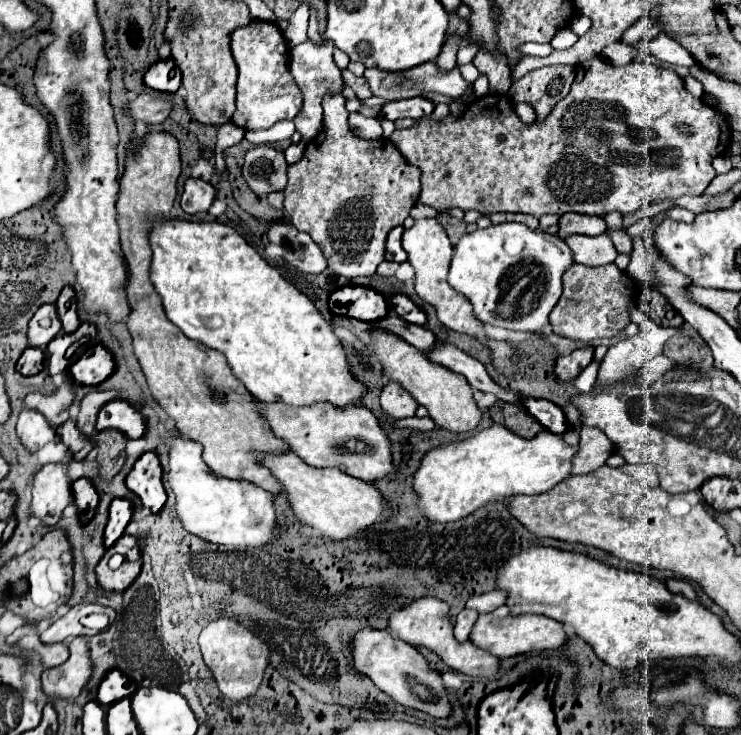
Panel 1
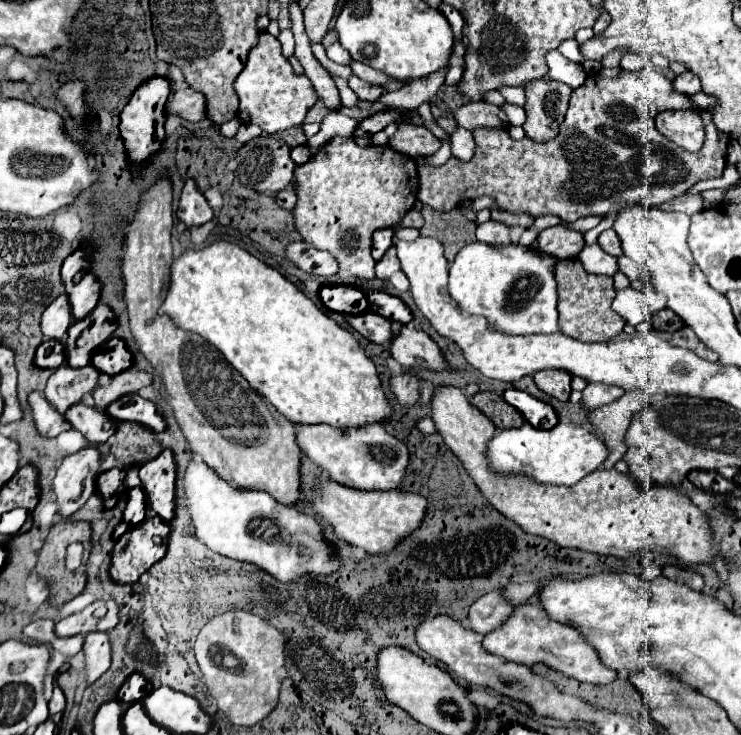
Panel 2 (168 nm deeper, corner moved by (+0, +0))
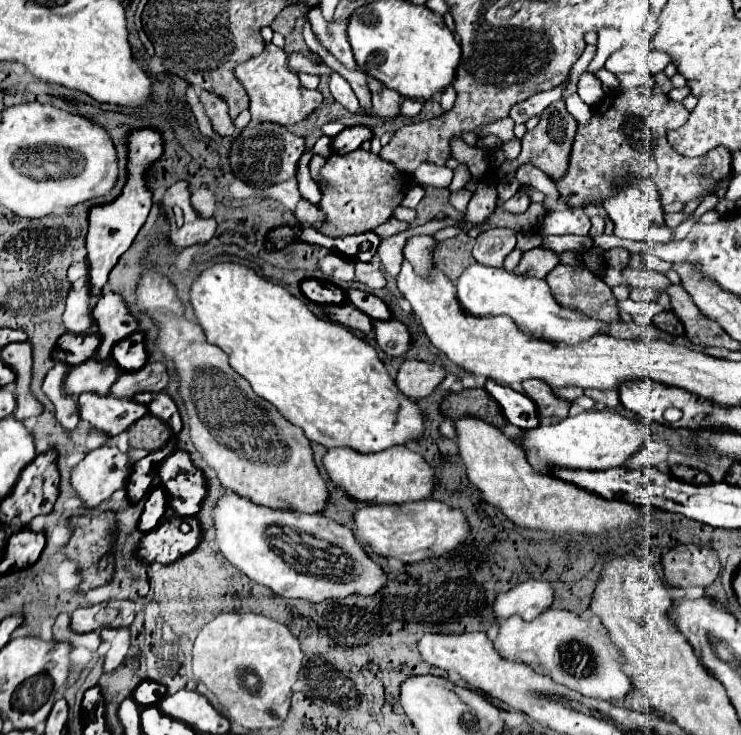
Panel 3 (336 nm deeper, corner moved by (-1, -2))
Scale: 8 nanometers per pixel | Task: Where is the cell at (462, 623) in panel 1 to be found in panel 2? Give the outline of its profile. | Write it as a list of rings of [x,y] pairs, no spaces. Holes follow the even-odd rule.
[[[504,588],[492,590],[470,606],[468,624],[478,634],[488,634],[494,628],[500,628],[508,616],[514,614],[514,604],[504,598]]]

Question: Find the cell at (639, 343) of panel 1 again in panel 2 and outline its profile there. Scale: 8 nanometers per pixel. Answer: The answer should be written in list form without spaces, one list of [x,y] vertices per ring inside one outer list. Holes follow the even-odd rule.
[[[588,384],[584,390],[582,390],[582,402],[588,406],[588,408],[600,408],[600,406],[606,406],[614,400],[618,400],[622,396],[622,388],[616,388],[616,386],[606,386],[606,384]]]

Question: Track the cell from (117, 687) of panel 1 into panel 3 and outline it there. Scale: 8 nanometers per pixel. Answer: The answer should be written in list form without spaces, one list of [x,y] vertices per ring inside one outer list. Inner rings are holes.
[[[143,680],[135,690],[133,690],[133,700],[141,706],[151,706],[157,704],[163,696],[167,694],[167,688],[163,684],[151,682],[151,680]]]

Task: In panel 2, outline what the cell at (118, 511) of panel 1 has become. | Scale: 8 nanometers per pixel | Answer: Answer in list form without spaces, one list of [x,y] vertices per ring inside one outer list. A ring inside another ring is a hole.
[[[128,488],[126,496],[128,496],[128,508],[124,512],[124,518],[118,526],[118,530],[114,532],[114,538],[124,534],[126,530],[130,530],[130,526],[138,526],[146,518],[148,504],[146,504],[146,494],[142,492],[142,488]]]

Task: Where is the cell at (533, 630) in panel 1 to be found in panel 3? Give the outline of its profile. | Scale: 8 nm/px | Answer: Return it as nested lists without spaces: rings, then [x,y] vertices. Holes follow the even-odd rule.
[[[545,610],[531,622],[511,616],[501,624],[493,644],[503,658],[525,662],[535,672],[545,674],[553,678],[553,682],[563,684],[583,696],[611,700],[623,698],[631,690],[631,680],[621,670],[623,656],[619,650],[615,650],[615,644],[597,616],[587,620],[565,610]]]

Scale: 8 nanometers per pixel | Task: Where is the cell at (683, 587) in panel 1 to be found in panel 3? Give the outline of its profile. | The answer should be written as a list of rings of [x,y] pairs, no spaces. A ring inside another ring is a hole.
[[[675,546],[663,554],[663,578],[669,586],[707,588],[719,574],[719,558],[709,548],[699,546]]]

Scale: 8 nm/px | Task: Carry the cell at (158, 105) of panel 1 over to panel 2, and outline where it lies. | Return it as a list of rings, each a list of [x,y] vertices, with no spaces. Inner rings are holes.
[[[184,88],[178,90],[166,104],[166,114],[176,114],[188,122],[200,122],[206,116],[206,98],[192,90],[192,88]]]

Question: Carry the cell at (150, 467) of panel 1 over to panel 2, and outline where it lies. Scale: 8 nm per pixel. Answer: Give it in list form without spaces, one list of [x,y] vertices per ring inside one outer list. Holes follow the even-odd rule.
[[[164,450],[158,458],[140,466],[142,488],[150,508],[166,522],[176,514],[176,462],[172,450]]]

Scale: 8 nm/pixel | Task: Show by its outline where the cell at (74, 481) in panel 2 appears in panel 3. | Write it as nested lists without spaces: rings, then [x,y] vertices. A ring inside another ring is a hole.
[[[101,446],[89,452],[71,472],[71,486],[85,508],[95,508],[115,490],[125,488],[129,458],[115,446]]]

